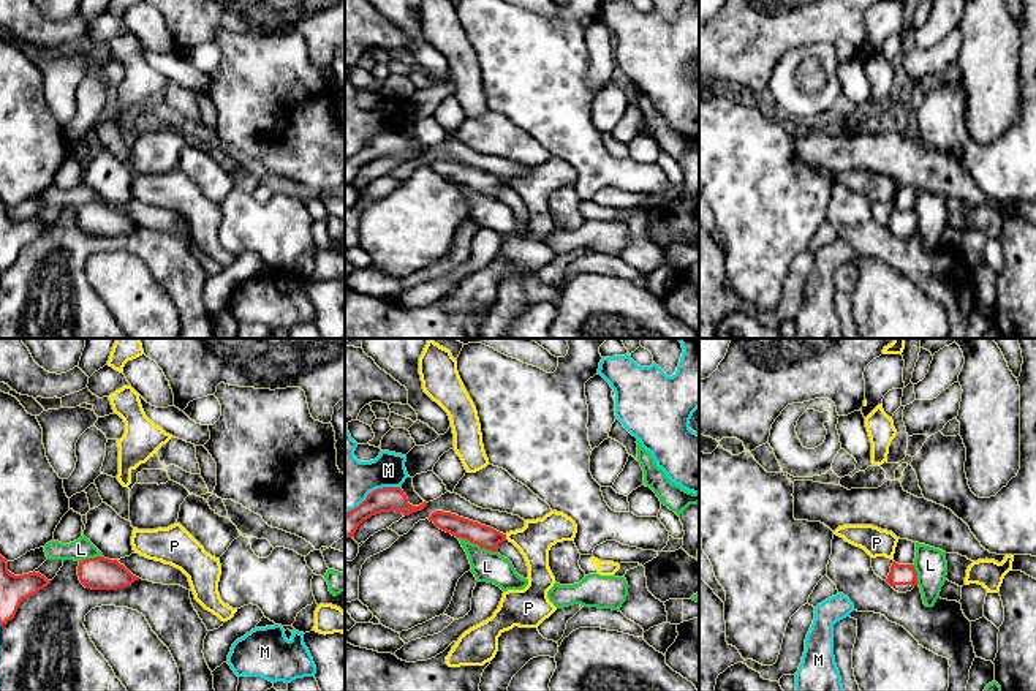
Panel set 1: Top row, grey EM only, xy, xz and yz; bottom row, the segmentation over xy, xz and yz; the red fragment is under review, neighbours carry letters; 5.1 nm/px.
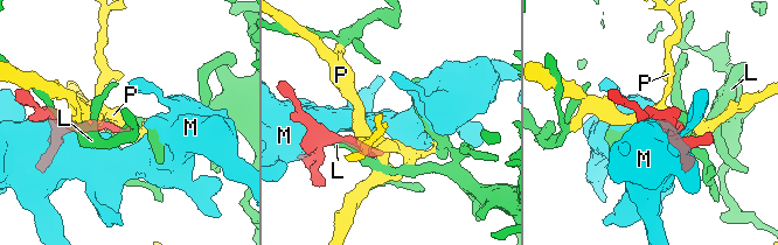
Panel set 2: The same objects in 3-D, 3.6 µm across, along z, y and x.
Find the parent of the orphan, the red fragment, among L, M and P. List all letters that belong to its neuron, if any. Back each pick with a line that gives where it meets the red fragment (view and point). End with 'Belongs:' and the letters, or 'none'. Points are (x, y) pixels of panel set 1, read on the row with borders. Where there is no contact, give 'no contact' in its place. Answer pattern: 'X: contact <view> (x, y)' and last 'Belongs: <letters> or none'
Belongs: none

